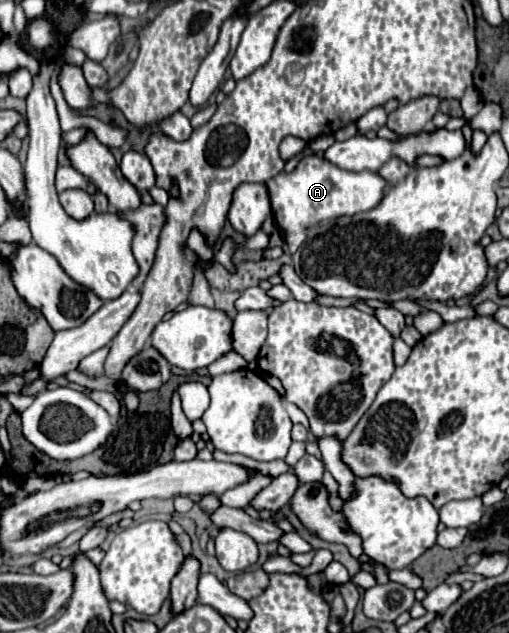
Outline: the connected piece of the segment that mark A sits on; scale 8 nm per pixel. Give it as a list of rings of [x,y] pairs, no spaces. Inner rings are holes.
[[[304,156],[292,172],[280,172],[276,178],[266,182],[272,214],[276,224],[284,232],[286,244],[294,254],[300,244],[306,240],[306,230],[316,226],[322,220],[336,218],[336,216],[352,216],[358,212],[366,212],[374,208],[382,196],[386,182],[374,172],[350,172],[334,166],[326,158],[320,156]]]

